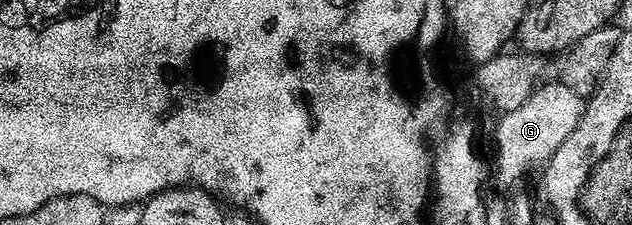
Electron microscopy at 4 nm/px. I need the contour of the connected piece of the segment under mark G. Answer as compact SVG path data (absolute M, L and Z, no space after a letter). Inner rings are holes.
M561 80L539 85L520 104L520 108L505 111L494 130L494 182L504 188L517 187L518 181L533 166L541 167L572 136L576 124L580 124L586 102L583 95L572 92Z

